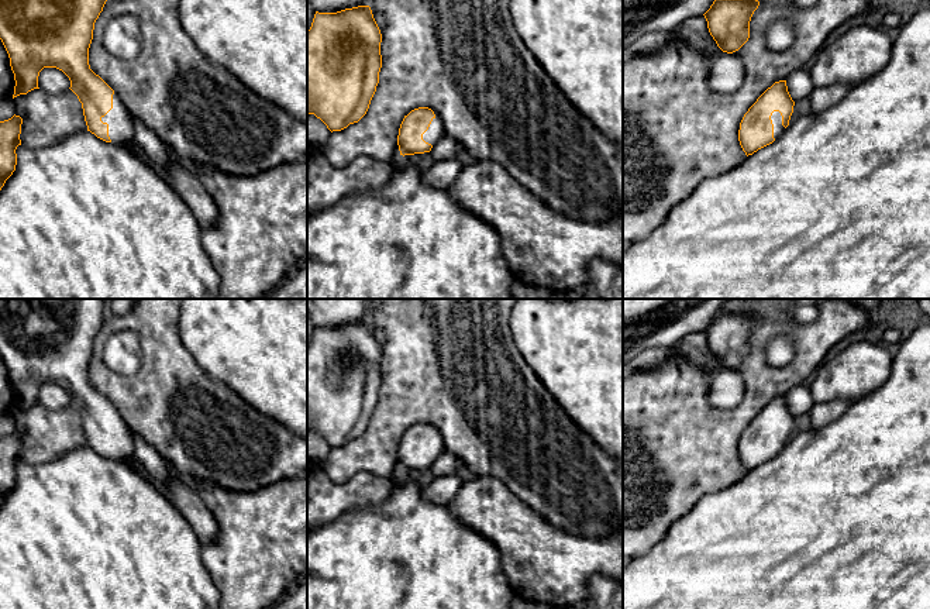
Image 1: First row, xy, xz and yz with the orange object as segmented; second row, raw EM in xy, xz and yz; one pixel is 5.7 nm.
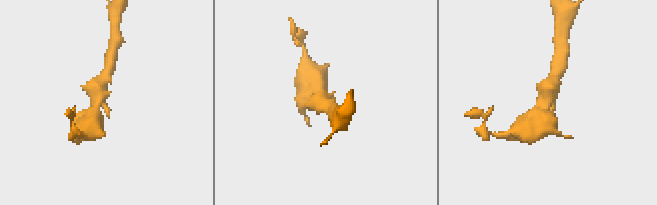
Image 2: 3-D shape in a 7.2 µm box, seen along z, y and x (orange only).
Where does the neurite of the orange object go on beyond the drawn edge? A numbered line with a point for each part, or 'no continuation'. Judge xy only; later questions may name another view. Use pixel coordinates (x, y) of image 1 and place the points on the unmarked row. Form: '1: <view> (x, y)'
1: xy (120, 437)

